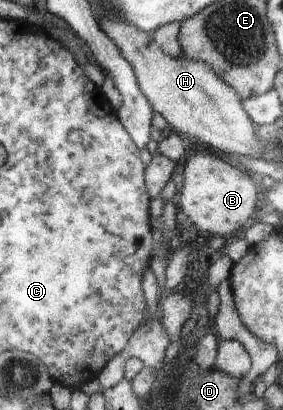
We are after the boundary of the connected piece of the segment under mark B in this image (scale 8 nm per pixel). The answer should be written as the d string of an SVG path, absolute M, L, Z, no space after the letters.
M201 150L191 155L183 169L184 185L180 191L180 206L197 230L212 232L232 239L252 218L261 188L256 178L250 178L241 167L234 167L222 158Z

